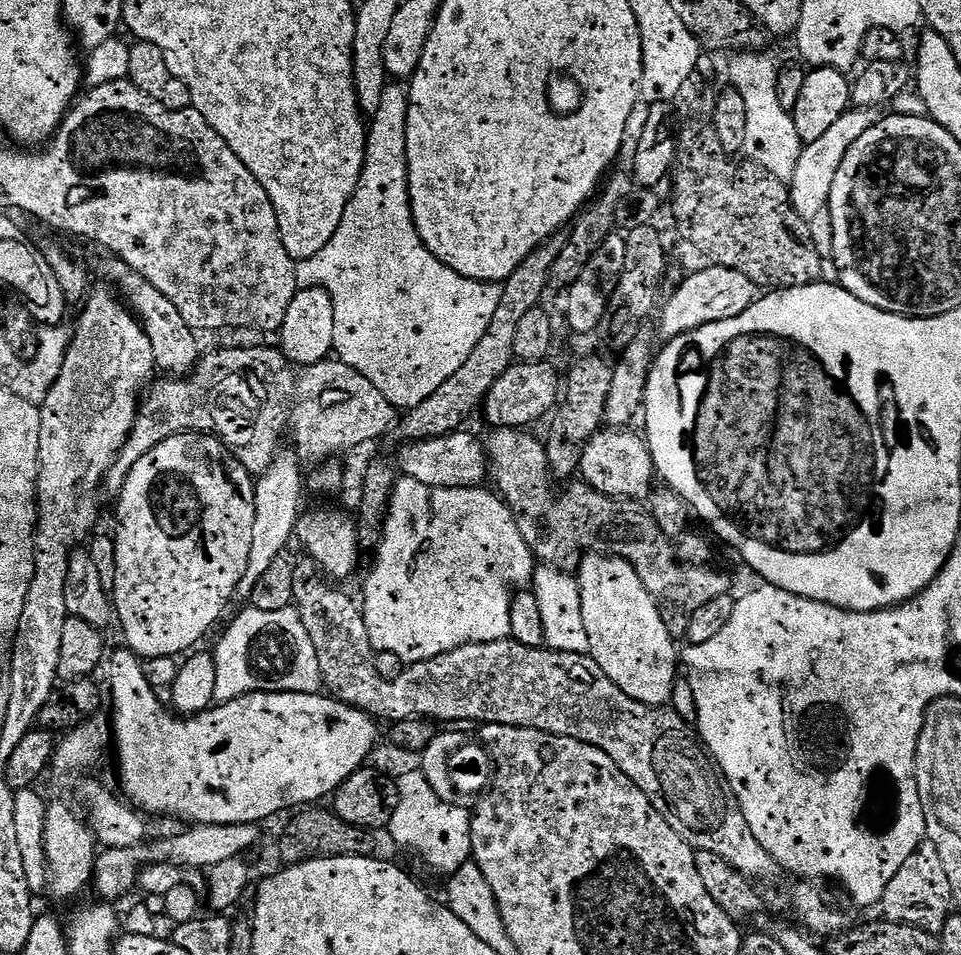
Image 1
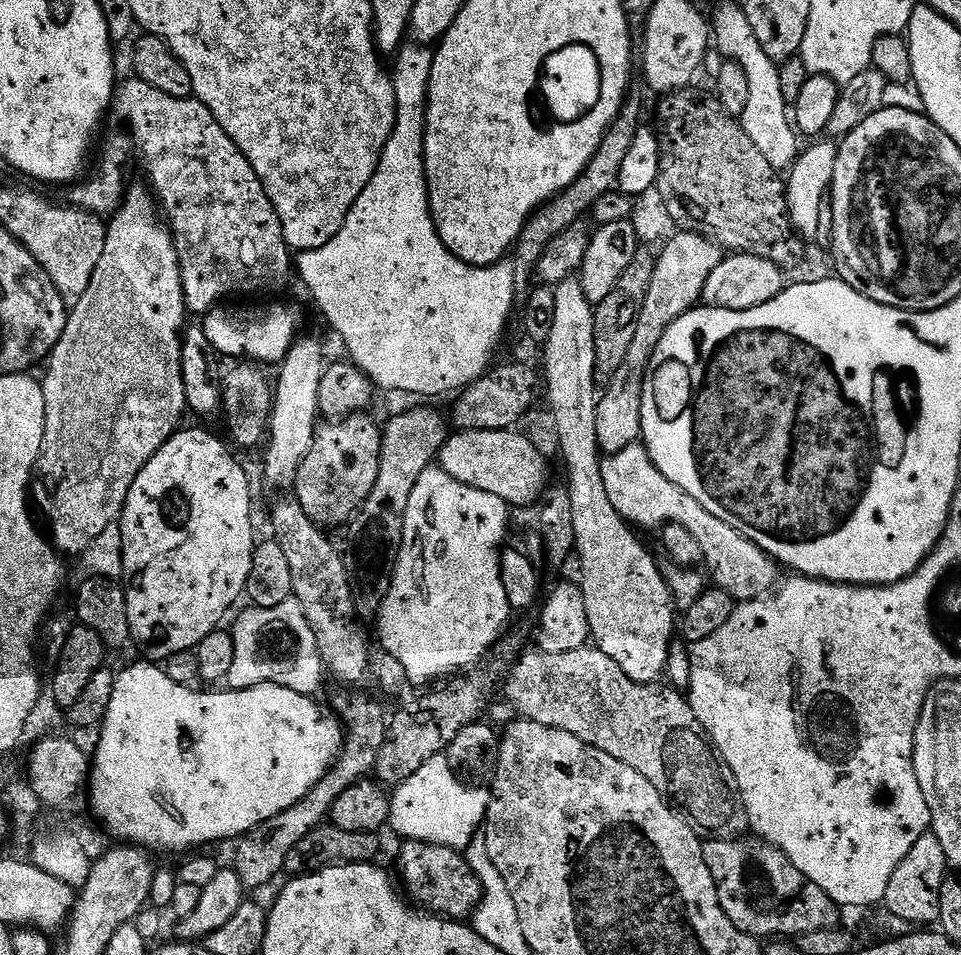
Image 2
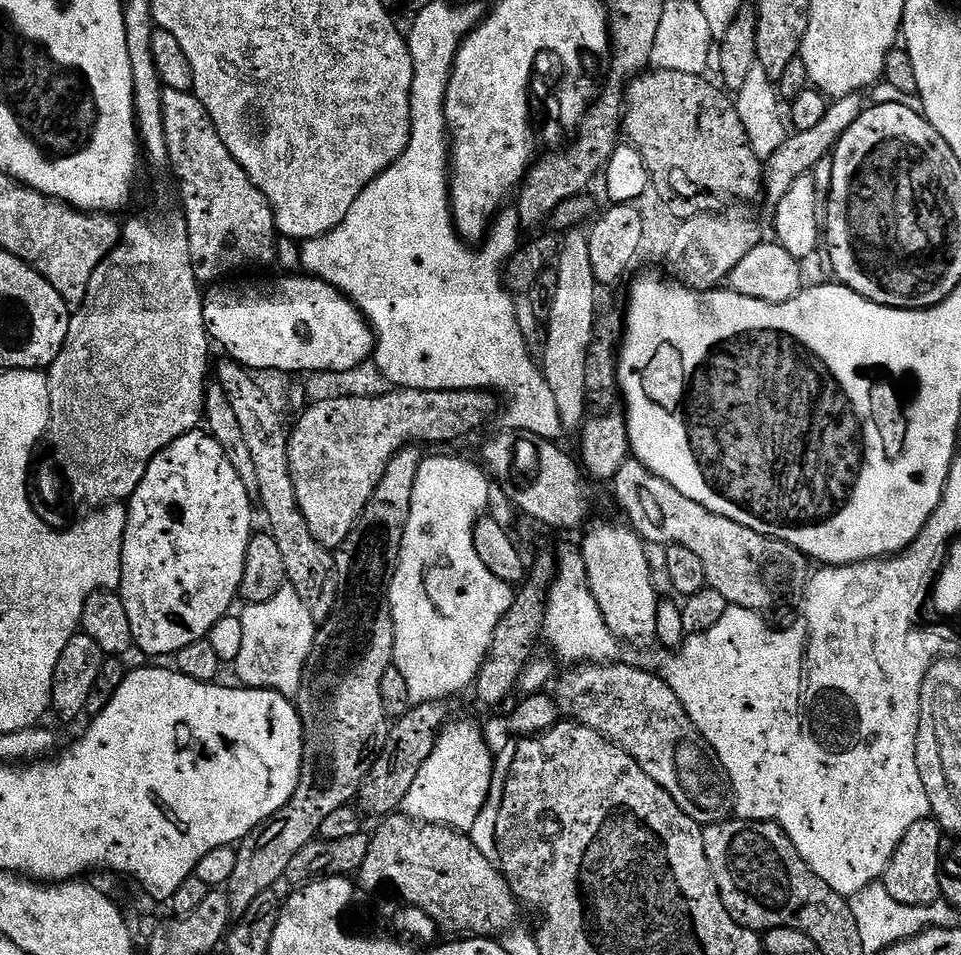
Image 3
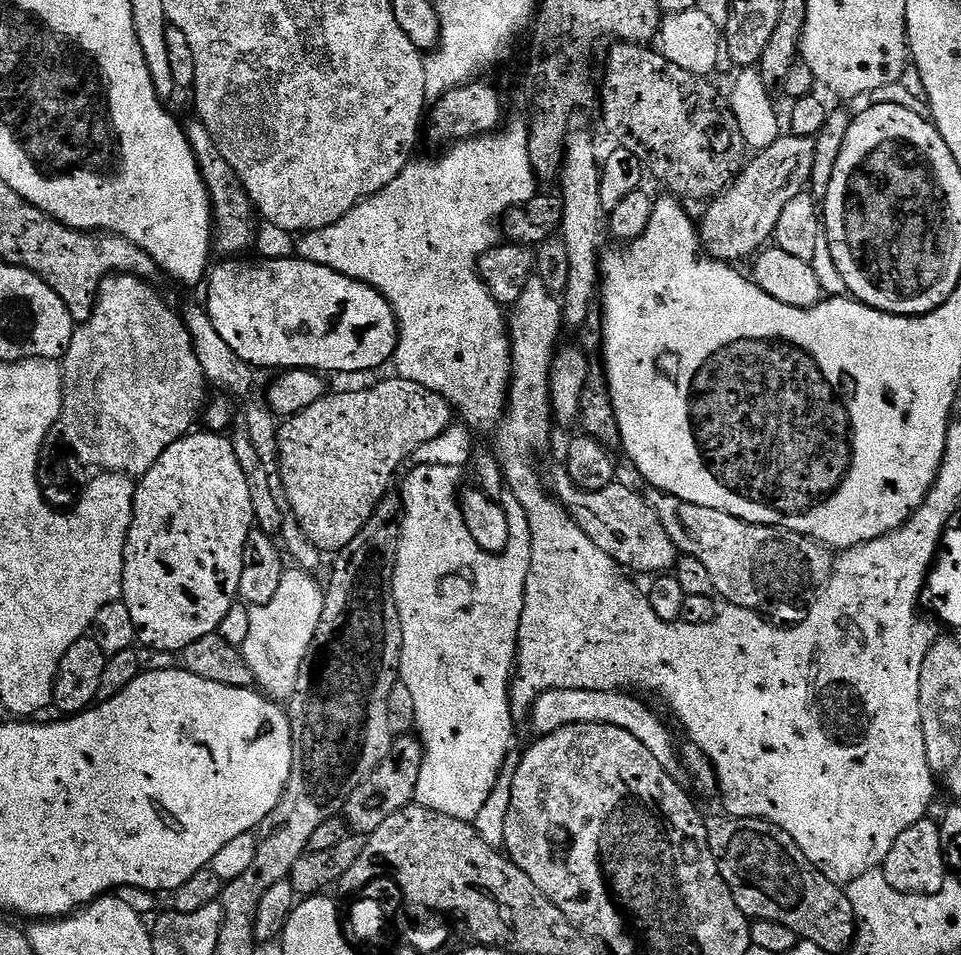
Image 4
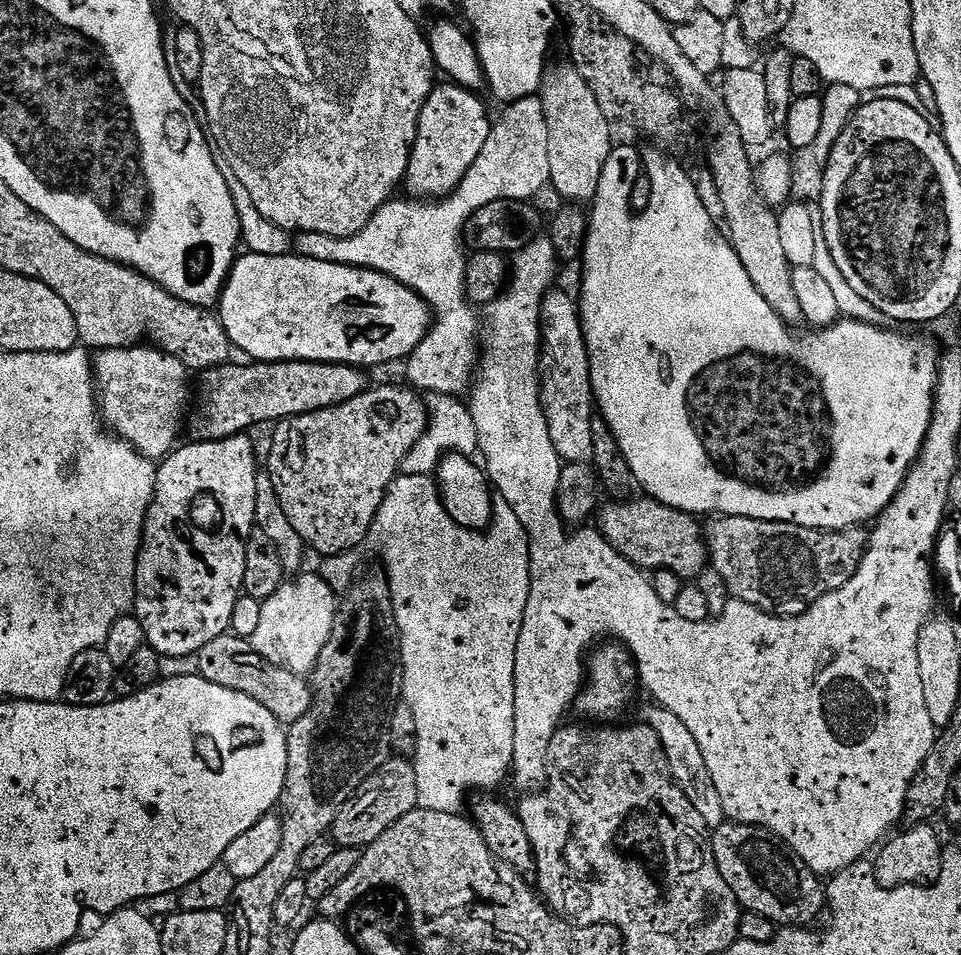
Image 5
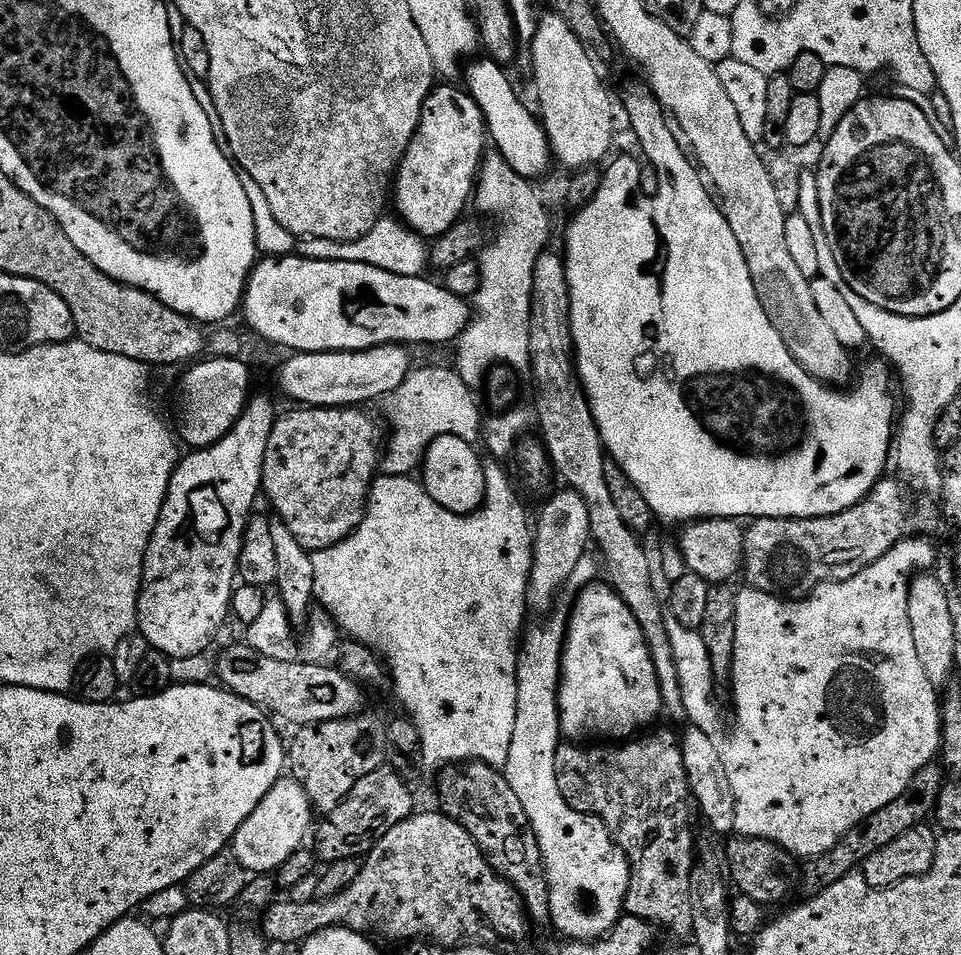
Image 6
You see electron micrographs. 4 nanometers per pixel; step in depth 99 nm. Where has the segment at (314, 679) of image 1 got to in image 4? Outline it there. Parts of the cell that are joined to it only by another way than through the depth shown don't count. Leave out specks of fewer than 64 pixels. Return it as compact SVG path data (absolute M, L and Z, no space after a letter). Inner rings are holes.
M289 567L278 586L278 594L274 594L270 602L250 611L250 634L242 646L242 653L253 671L255 683L269 697L280 702L287 701L298 691L300 667L308 657L324 613L326 592L316 578L302 568Z

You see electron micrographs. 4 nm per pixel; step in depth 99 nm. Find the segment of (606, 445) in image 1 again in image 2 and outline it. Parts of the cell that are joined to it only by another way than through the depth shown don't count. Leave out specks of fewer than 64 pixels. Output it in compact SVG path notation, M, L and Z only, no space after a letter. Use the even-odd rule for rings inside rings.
M643 443L626 446L613 456L605 455L600 466L606 495L624 521L637 529L659 530L665 524L677 524L690 530L698 546L702 546L703 567L711 583L726 590L726 594L730 594L733 600L759 600L777 587L781 579L781 565L738 530L734 530L734 526L722 522L722 518L714 518L714 514L710 514L710 510L706 510L702 502L694 502L694 498L690 498L686 490L674 486L674 482L670 482L670 478L666 478L666 474L662 474L662 470L658 470L656 463L648 457L648 450Z

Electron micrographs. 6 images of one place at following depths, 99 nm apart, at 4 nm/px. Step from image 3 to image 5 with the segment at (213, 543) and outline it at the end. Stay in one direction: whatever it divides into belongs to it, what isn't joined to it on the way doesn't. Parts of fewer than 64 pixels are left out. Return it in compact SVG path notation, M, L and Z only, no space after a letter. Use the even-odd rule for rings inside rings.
M243 434L228 437L222 441L202 441L200 443L188 442L185 448L177 447L159 461L156 469L156 485L154 496L148 506L148 513L144 522L144 533L140 543L140 553L136 563L136 603L134 615L138 622L142 622L142 630L147 647L152 648L162 658L168 656L195 657L202 650L202 646L211 642L219 635L227 633L232 626L234 618L234 602L242 594L244 579L246 578L246 546L250 534L254 531L256 519L254 518L254 494L256 493L256 448L252 445L251 435Z

